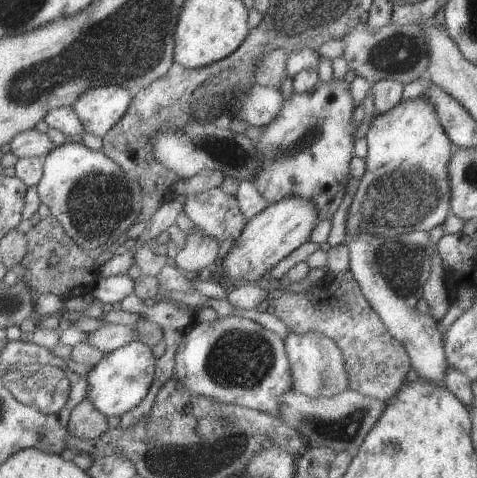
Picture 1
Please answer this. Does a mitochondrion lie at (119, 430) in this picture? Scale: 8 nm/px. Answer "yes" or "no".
no

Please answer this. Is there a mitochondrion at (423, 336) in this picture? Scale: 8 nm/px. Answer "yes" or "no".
no

